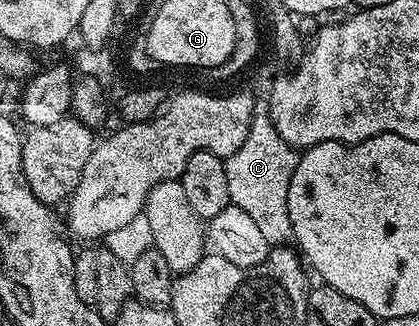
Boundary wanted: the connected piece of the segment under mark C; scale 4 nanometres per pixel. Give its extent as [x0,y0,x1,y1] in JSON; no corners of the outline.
[226,114,297,246]

